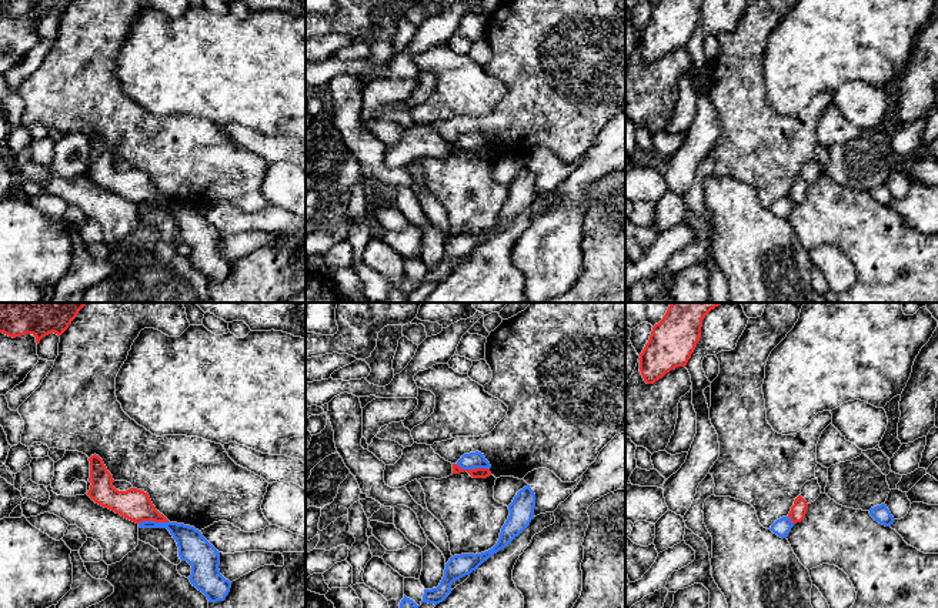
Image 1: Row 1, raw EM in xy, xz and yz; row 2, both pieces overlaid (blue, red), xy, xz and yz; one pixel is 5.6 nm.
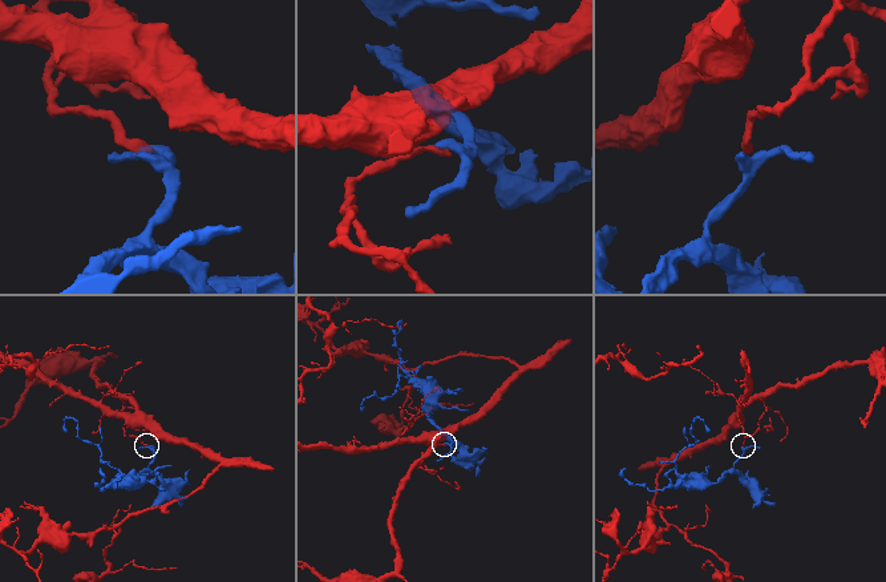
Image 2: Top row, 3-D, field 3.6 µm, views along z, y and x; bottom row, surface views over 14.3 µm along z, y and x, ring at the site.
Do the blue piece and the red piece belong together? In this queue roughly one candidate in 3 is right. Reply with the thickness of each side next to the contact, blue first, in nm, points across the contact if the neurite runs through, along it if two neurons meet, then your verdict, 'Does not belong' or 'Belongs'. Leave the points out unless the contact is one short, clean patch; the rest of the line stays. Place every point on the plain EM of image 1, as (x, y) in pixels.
Thickness 100 nm (blue) against 60 nm. Boundary: xz (456, 144), (463, 149), (488, 150). Does not belong

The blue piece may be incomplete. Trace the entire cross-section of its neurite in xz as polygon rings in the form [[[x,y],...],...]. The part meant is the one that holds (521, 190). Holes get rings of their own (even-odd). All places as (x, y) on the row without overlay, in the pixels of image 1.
[[[530,166],[517,173],[508,186],[510,196],[501,208],[497,224],[481,234],[454,235],[445,244],[444,257],[437,268],[424,270],[423,283],[440,284],[451,274],[451,264],[475,251],[491,235],[505,228],[515,217],[518,217],[534,198],[535,174]]]

